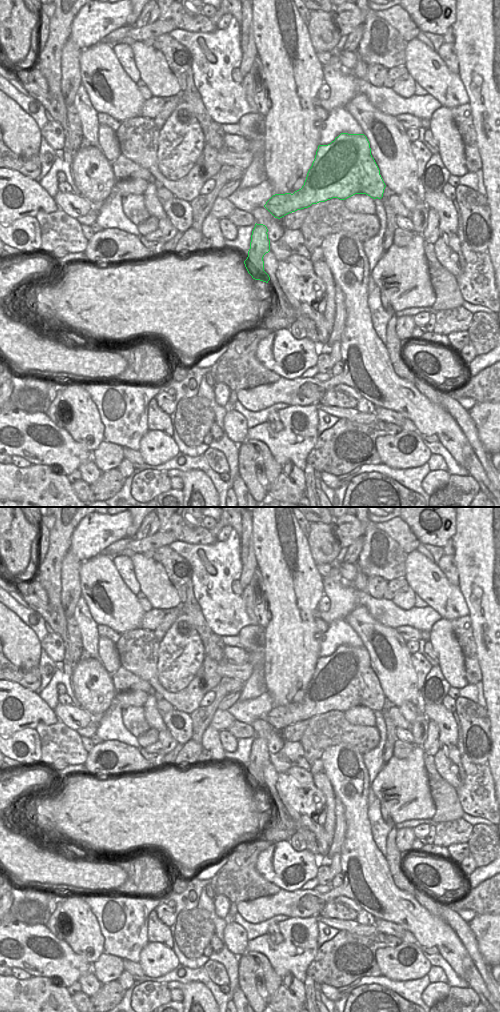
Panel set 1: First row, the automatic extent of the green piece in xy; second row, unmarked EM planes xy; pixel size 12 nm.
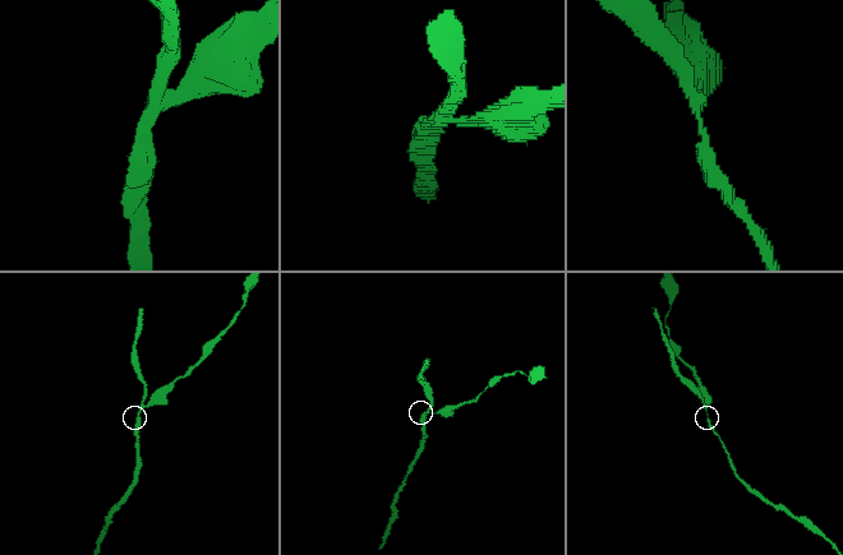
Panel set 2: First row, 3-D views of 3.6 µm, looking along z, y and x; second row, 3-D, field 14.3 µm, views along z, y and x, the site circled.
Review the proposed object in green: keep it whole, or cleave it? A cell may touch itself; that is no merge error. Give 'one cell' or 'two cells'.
two cells

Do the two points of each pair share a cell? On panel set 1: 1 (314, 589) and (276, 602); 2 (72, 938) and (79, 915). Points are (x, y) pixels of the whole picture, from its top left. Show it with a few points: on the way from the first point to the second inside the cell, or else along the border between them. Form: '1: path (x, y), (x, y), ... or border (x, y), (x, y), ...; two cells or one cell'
1: path (305, 589), (297, 589), (285, 601); one cell
2: path (78, 932), (79, 921); one cell

